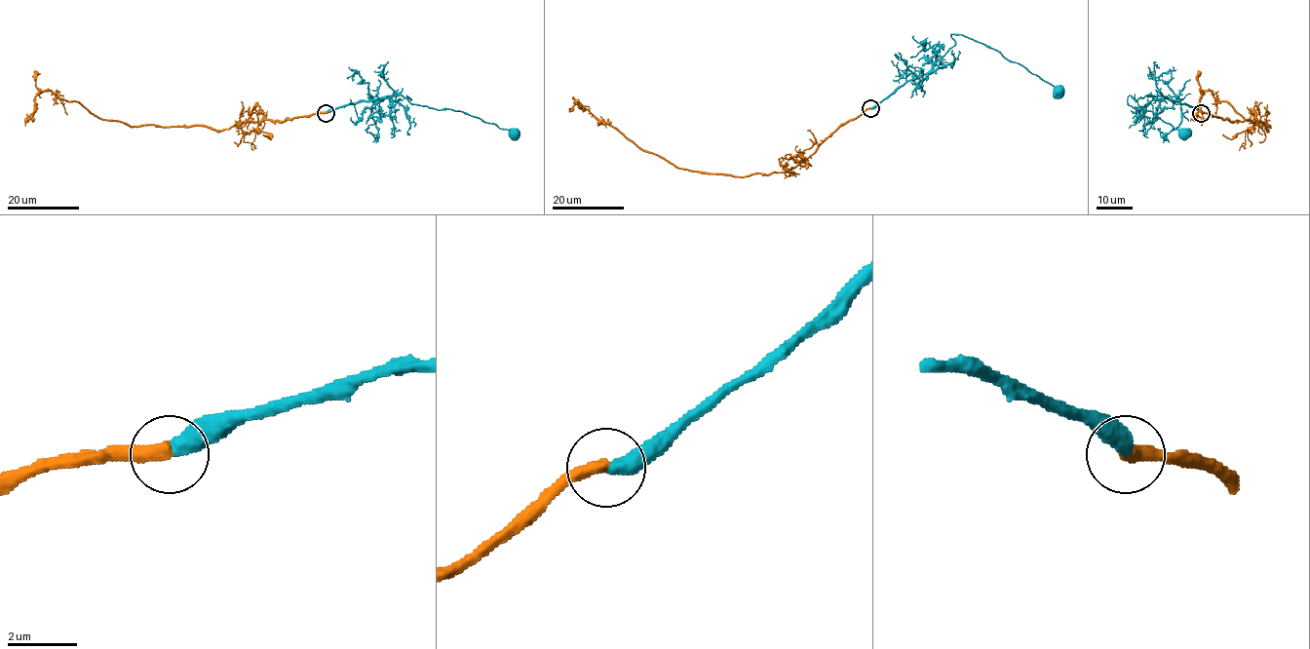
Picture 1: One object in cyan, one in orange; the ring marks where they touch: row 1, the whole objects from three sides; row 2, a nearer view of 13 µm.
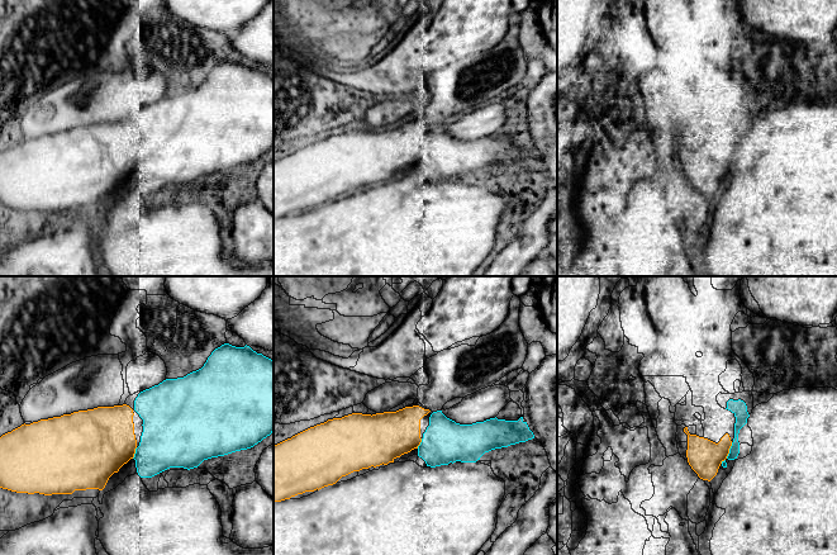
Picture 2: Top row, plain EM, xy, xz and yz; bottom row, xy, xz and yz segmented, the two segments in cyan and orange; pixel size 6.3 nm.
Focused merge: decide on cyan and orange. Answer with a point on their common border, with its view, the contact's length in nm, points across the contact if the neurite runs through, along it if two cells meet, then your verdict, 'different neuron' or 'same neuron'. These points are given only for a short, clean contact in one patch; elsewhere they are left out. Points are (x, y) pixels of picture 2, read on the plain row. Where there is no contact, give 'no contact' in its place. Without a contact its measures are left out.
yz (730, 169) | 150 nm | same neuron

